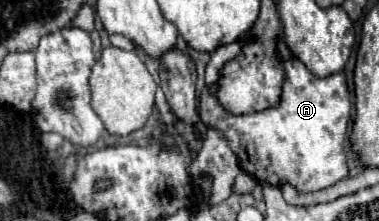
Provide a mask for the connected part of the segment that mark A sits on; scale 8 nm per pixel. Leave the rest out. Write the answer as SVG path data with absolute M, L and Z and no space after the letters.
M296 57L282 59L280 63L284 69L284 83L282 83L282 95L276 107L268 107L264 111L250 113L250 115L232 115L218 103L218 83L212 83L202 89L200 117L206 127L220 129L228 147L238 157L240 169L244 169L248 175L258 179L260 185L264 185L264 181L276 187L290 183L292 187L298 187L298 191L320 191L322 187L330 187L348 175L346 155L344 155L350 109L352 109L352 103L348 97L348 85L342 73L334 73L324 79L312 75L306 69L306 65Z

